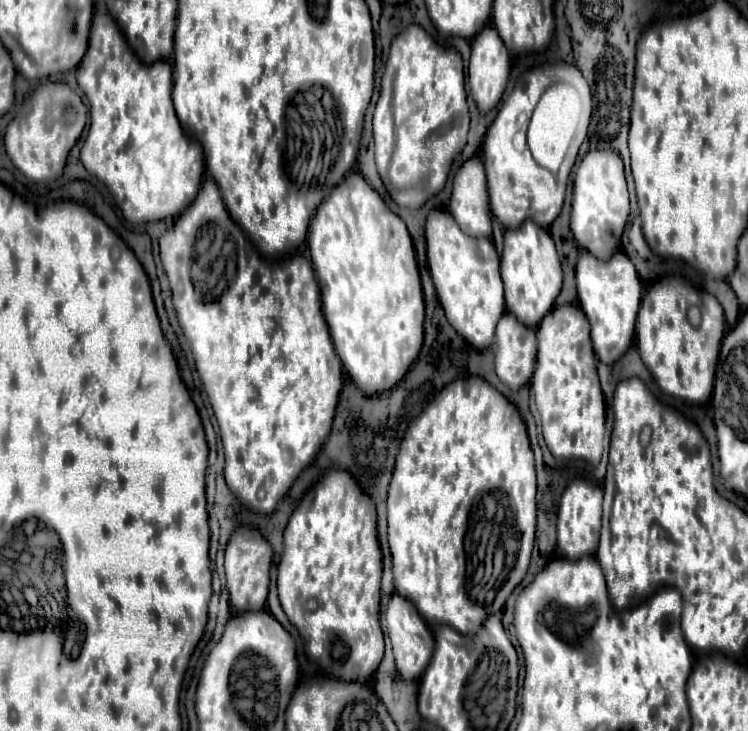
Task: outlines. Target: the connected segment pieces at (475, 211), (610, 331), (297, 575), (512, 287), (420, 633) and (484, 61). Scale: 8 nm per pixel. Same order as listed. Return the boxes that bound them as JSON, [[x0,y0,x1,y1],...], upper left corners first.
[[448,156,492,238],[576,250,644,364],[278,470,384,682],[500,222,562,328],[386,594,434,680],[468,26,510,112]]

